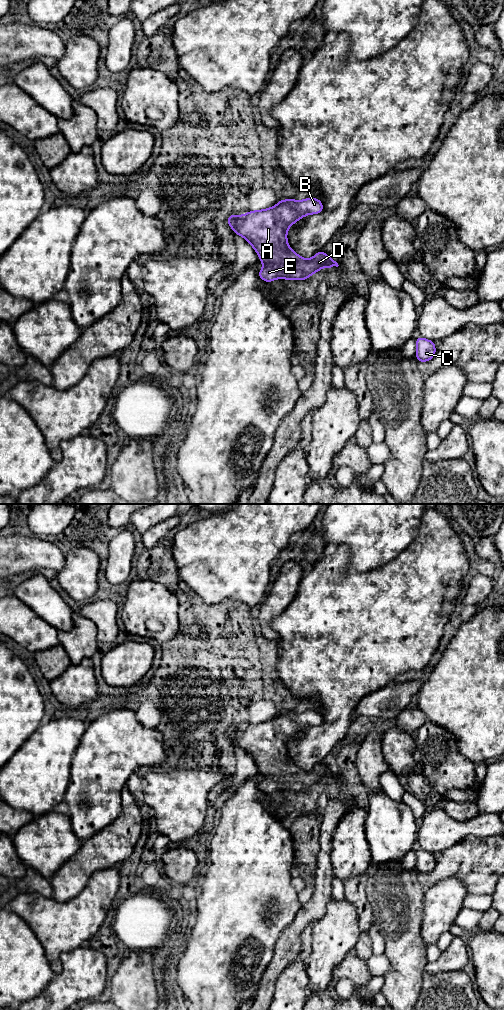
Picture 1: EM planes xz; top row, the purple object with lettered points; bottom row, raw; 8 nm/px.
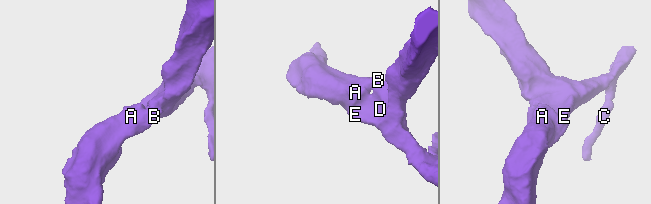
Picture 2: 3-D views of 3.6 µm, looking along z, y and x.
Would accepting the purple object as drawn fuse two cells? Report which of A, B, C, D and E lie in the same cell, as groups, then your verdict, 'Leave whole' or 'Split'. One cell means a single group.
Groups: A B C D E. Leave whole

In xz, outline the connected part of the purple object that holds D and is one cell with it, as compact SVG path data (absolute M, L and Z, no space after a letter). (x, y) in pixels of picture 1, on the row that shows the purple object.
M306 198L301 201L295 199L279 200L278 204L264 210L249 211L244 215L231 214L227 222L235 235L245 238L257 252L259 260L264 264L258 272L258 276L269 283L274 279L306 280L312 274L323 267L330 269L338 267L338 263L332 260L327 253L320 251L311 259L304 259L295 253L287 243L287 231L289 227L306 215L319 214L324 210L321 200Z

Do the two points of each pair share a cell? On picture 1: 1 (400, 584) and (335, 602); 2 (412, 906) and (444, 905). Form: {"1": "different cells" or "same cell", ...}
{"1": "same cell", "2": "different cells"}

